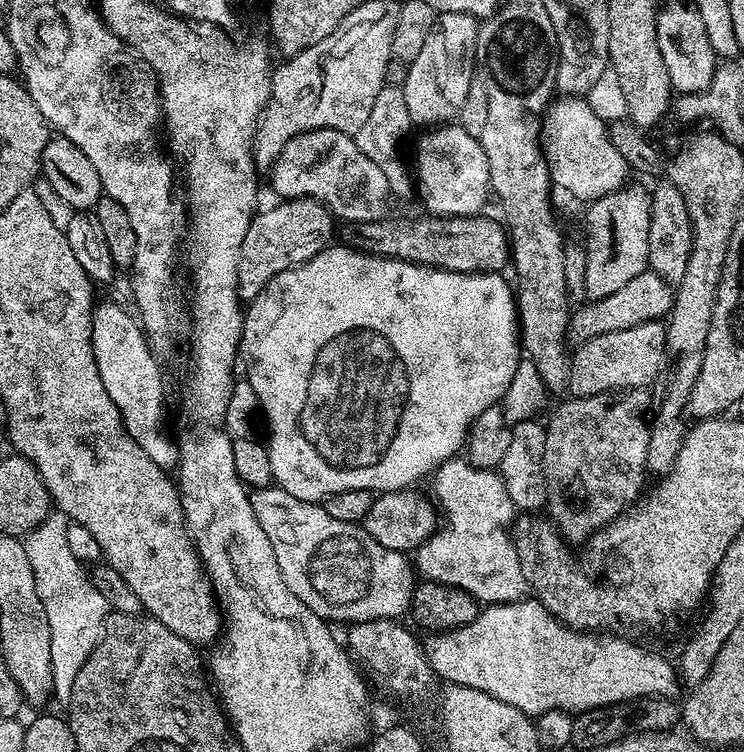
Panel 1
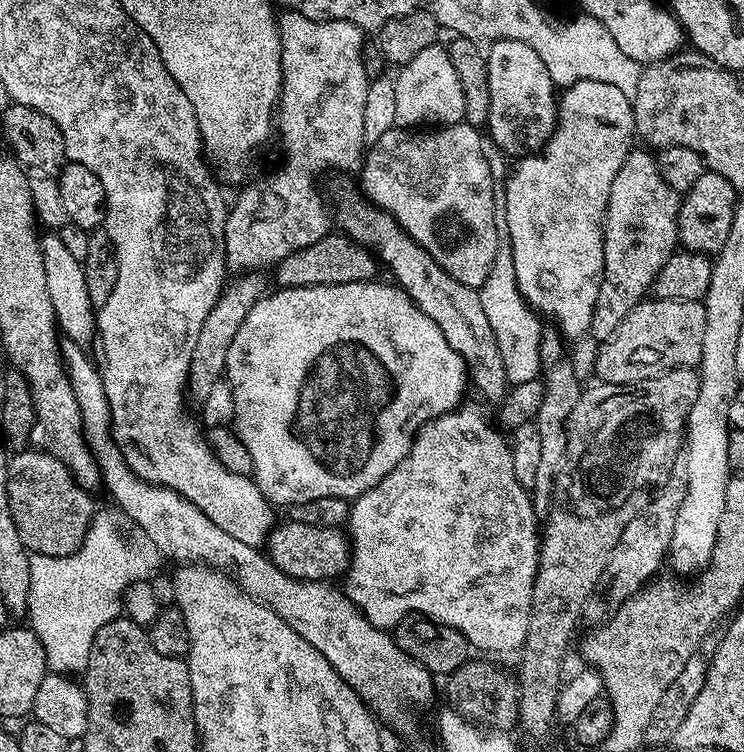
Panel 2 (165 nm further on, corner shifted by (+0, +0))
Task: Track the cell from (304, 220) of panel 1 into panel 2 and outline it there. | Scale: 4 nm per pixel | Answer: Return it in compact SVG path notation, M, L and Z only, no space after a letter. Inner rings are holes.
M240 274L236 280L227 285L220 297L216 300L214 310L206 314L206 322L202 322L202 330L198 333L198 342L194 342L194 358L190 358L188 367L187 395L192 396L197 402L203 402L214 384L222 380L225 375L226 354L230 354L230 342L234 342L234 334L242 327L242 322L246 322L246 314L259 300L266 294L264 280L260 274Z

